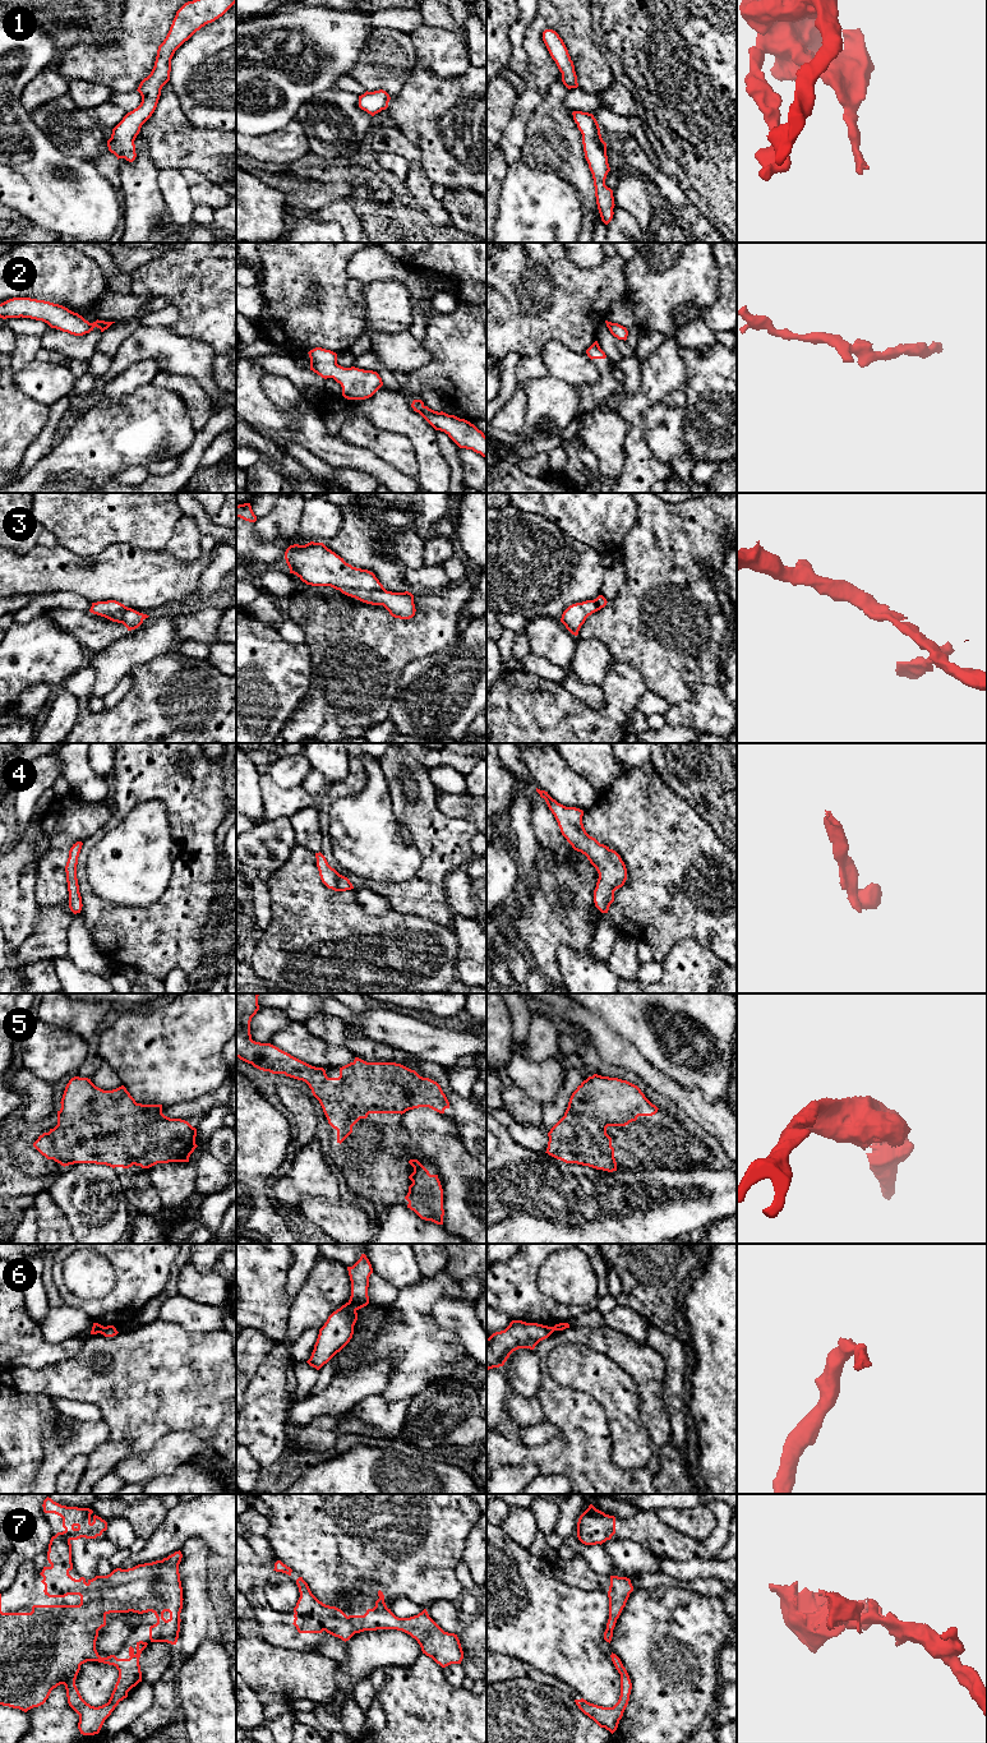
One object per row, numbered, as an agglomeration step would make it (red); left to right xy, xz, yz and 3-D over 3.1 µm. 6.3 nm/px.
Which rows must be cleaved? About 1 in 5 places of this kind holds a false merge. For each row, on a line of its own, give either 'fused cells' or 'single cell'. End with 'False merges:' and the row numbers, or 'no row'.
1: single cell
2: single cell
3: single cell
4: single cell
5: single cell
6: fused cells
7: single cell
False merges: 6

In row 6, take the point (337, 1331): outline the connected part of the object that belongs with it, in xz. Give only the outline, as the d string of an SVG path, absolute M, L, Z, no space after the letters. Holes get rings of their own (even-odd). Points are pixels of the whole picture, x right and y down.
M350 1302L333 1311L319 1329L314 1350L306 1362L317 1370L327 1364L350 1342L356 1320L358 1313Z

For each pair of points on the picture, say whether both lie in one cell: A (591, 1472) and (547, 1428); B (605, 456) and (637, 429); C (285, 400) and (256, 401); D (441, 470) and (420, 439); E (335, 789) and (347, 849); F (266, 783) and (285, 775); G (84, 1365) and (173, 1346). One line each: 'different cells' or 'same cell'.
A: different cells
B: different cells
C: different cells
D: same cell
E: different cells
F: different cells
G: same cell

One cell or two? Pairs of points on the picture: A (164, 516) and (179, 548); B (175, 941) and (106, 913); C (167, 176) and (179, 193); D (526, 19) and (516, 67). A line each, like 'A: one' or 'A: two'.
A: two
B: one
C: one
D: one

